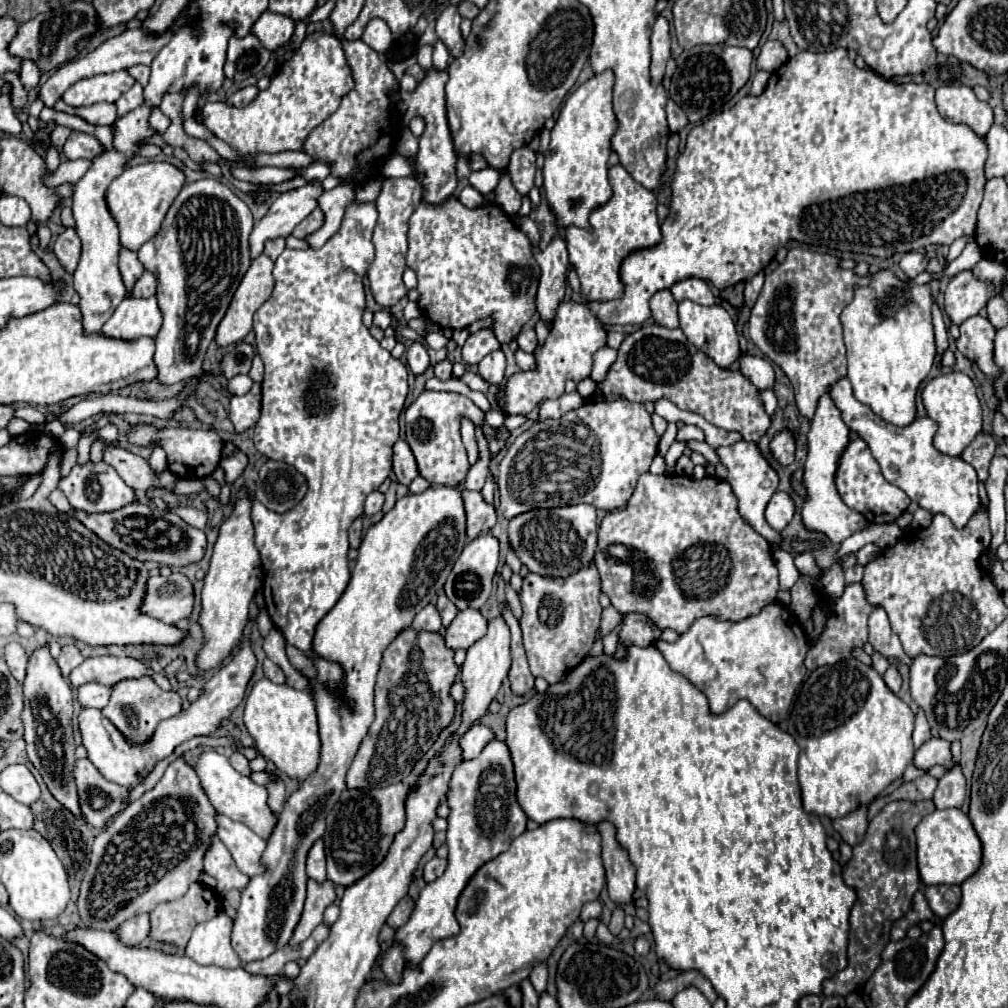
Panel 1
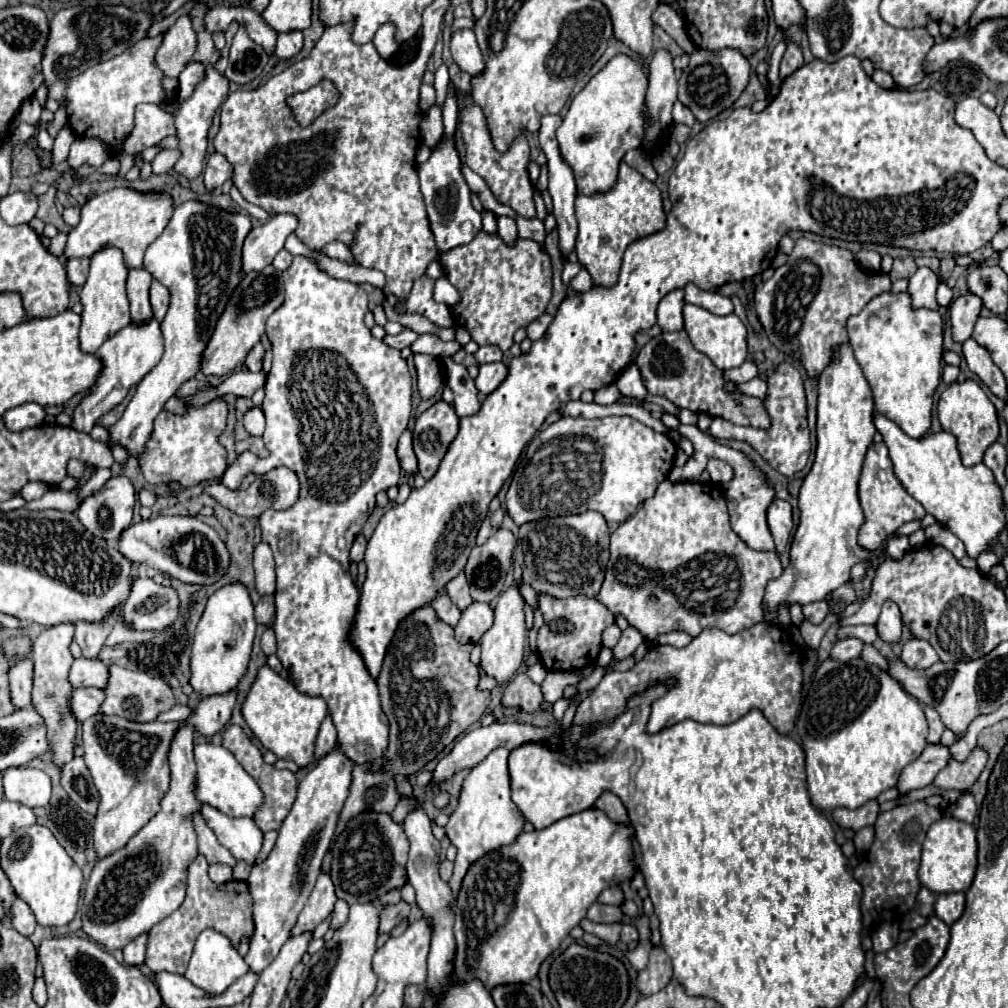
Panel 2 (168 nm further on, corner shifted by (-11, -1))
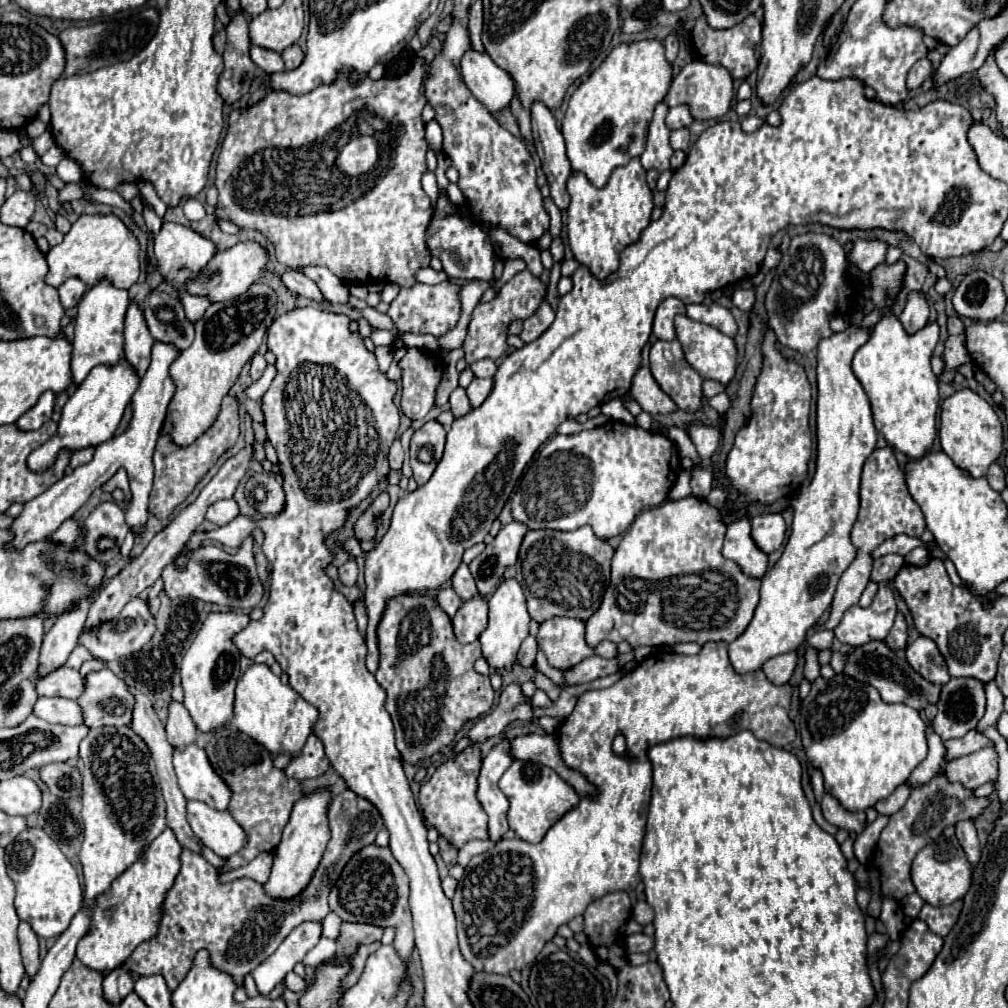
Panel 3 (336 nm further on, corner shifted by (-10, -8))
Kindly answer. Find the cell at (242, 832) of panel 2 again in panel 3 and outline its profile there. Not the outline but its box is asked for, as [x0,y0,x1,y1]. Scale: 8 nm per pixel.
[187,801,247,857]

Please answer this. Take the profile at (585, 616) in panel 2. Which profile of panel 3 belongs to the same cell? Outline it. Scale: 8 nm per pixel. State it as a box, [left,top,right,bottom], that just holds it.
[537,617,593,671]

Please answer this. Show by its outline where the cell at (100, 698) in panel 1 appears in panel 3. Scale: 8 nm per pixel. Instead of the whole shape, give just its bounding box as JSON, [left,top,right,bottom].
[33,697,83,725]

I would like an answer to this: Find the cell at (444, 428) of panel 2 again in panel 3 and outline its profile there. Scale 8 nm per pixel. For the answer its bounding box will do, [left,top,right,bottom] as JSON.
[411,421,445,485]

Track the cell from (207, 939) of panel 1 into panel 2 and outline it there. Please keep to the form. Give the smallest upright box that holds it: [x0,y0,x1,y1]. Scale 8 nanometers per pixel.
[184,930,248,996]

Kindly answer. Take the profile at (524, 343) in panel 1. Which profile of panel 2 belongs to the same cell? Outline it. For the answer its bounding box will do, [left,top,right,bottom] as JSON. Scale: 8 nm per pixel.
[526,314,552,340]

